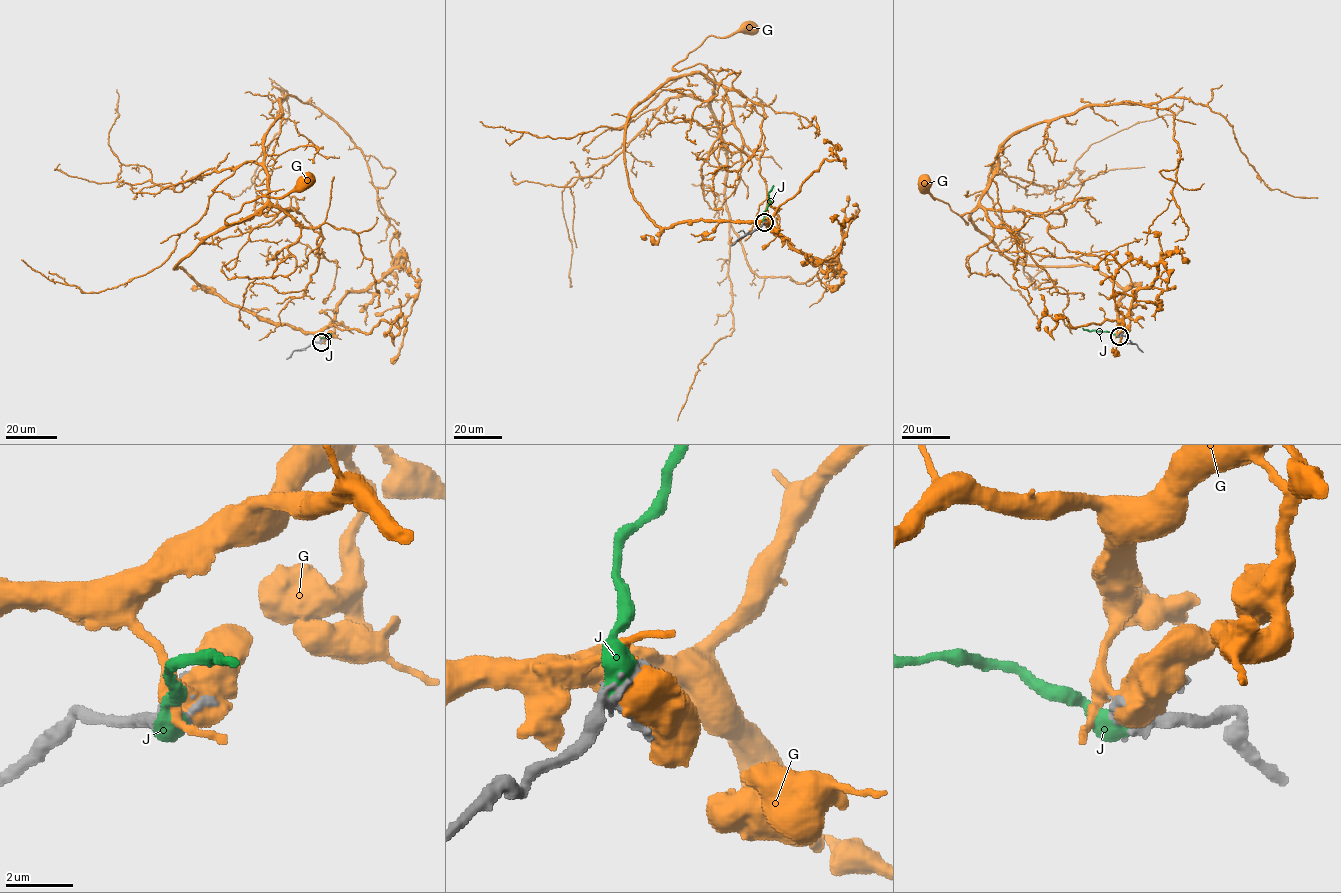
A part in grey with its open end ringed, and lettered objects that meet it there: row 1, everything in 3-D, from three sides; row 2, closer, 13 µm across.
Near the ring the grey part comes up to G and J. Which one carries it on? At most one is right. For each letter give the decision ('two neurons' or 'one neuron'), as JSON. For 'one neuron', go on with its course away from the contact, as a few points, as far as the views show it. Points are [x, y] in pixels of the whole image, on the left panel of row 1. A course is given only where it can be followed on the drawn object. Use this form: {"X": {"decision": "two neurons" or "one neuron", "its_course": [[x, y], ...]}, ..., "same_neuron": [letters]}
{"G": {"decision": "two neurons"}, "J": {"decision": "one neuron"}, "same_neuron": ["J"]}

